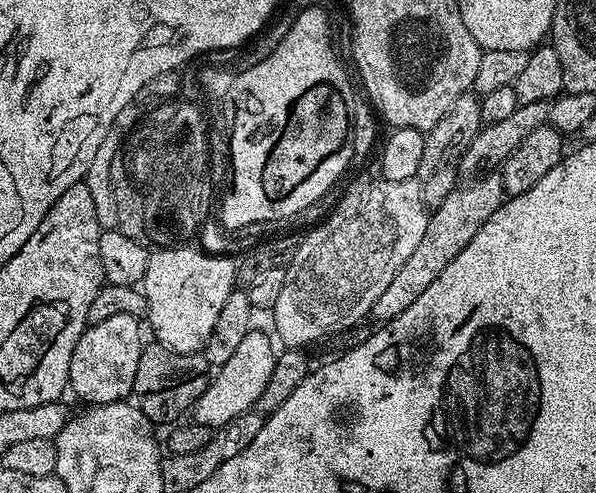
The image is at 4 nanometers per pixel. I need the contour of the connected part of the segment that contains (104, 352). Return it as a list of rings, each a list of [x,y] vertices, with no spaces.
[[[114,314],[114,318],[106,318],[106,322],[85,327],[70,358],[68,383],[71,395],[85,400],[83,403],[88,406],[119,404],[132,396],[142,347],[140,324],[141,321],[130,314]]]

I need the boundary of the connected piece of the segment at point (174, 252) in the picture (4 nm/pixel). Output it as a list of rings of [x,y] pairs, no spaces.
[[[196,246],[156,248],[148,257],[146,274],[142,281],[142,291],[148,303],[146,324],[152,327],[152,332],[156,335],[153,337],[175,352],[203,353],[210,333],[214,330],[218,313],[226,303],[226,298],[230,298],[230,294],[237,287],[236,268],[235,259],[224,254],[205,252]]]

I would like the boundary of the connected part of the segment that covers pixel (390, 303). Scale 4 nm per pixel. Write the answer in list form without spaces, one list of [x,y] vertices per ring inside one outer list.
[[[492,170],[487,174],[477,176],[480,176],[477,180],[457,186],[447,196],[446,202],[442,202],[442,206],[431,209],[426,222],[426,234],[422,234],[418,247],[414,249],[414,254],[406,258],[402,270],[394,274],[390,286],[386,286],[378,302],[374,302],[370,313],[371,319],[376,319],[376,322],[387,322],[398,318],[398,314],[408,309],[438,279],[438,274],[442,274],[442,270],[446,270],[446,266],[450,266],[450,262],[454,262],[454,258],[458,258],[458,254],[466,250],[474,234],[478,234],[478,230],[482,230],[482,226],[490,222],[490,214],[494,214],[494,210],[503,206],[506,193],[499,171]]]

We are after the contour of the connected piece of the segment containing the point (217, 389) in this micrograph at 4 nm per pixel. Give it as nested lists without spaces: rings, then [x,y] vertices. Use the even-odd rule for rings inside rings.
[[[259,328],[248,331],[234,355],[221,368],[215,369],[202,398],[198,398],[198,402],[192,408],[191,419],[197,424],[215,430],[226,426],[226,422],[231,422],[233,418],[238,418],[238,414],[253,411],[258,398],[262,398],[270,374],[274,371],[278,352],[273,348],[269,336]]]

